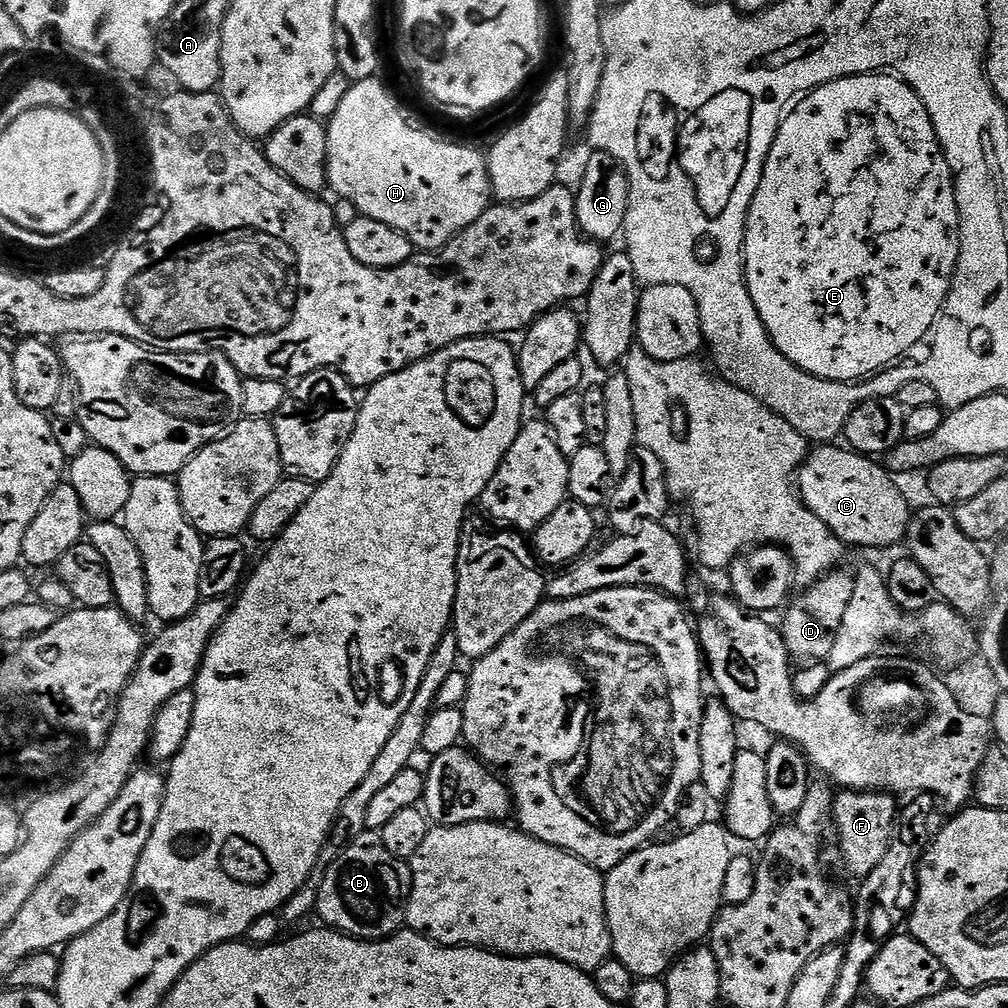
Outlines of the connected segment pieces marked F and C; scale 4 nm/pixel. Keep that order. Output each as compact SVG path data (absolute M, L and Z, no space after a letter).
M840 790L835 793L832 801L832 818L834 836L836 832L836 848L840 851L840 864L844 867L845 874L853 876L854 881L862 881L885 857L898 811L896 800L895 795L883 790Z
M816 446L800 465L798 491L804 505L846 546L888 548L908 535L910 507L895 484L893 473L871 456L862 456L847 447Z

